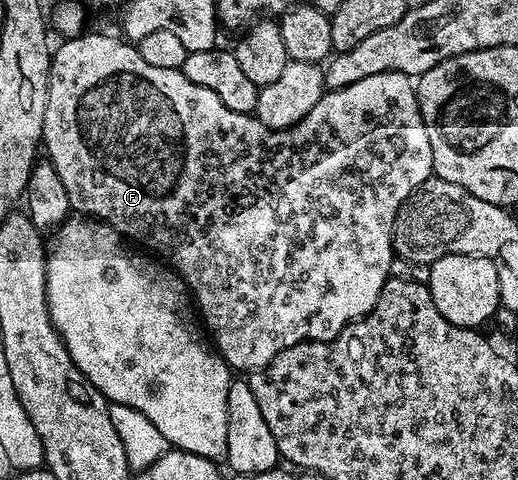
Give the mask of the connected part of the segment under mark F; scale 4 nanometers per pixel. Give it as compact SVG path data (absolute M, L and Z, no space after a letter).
M83 32L59 41L52 54L41 145L45 157L54 165L56 172L60 172L60 180L64 180L64 192L68 192L71 207L79 215L107 222L127 239L135 238L146 246L154 245L163 254L163 259L174 261L173 269L185 282L200 318L202 313L201 321L211 326L209 337L231 371L261 372L280 352L284 352L284 348L292 348L292 344L301 342L331 342L345 326L367 314L376 304L386 279L391 277L390 265L396 262L396 216L410 193L434 174L432 148L428 145L428 132L424 132L415 83L407 75L396 72L364 76L364 80L356 80L356 84L348 84L348 88L323 94L316 108L312 108L312 112L308 112L308 116L295 126L289 126L287 130L273 130L253 114L224 108L216 92L200 88L200 84L192 84L192 80L188 80L181 70L147 64L144 56L140 56L137 45L118 38L110 34Z

